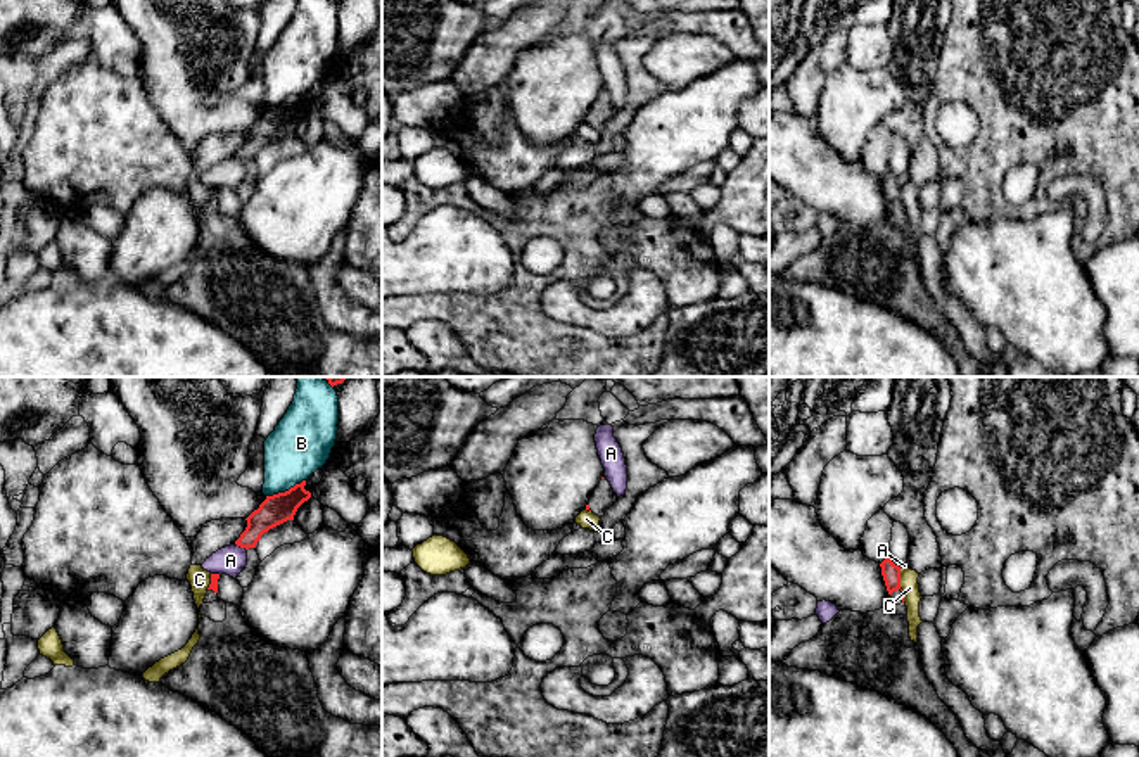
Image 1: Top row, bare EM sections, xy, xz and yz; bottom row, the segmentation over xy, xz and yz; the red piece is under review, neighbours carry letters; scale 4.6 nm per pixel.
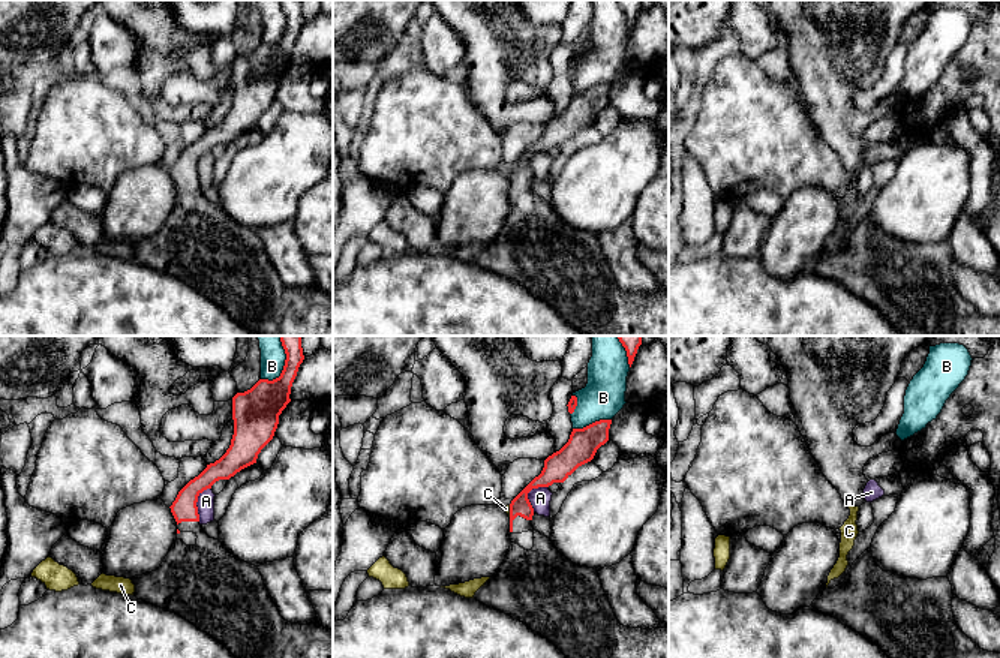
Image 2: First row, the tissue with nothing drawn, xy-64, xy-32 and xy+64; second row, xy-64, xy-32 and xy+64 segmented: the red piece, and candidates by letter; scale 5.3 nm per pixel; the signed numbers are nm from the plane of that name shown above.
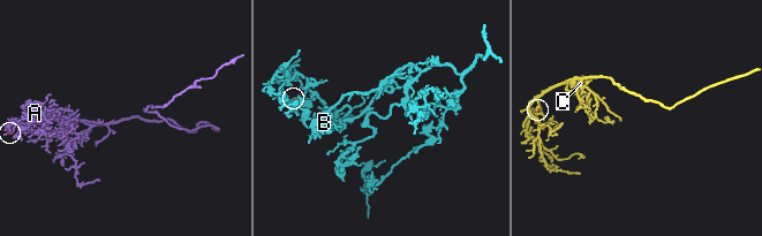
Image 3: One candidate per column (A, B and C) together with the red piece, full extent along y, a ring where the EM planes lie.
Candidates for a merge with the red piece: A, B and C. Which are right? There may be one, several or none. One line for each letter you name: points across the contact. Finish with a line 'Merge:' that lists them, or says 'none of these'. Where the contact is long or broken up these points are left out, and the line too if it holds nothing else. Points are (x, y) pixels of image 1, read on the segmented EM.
Merge: none of these

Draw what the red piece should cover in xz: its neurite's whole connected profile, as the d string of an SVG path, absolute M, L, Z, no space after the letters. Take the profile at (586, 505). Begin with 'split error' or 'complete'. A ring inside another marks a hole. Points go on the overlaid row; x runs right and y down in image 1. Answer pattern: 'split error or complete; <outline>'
split error; M603 475L598 487L591 494L586 510L591 510L595 515L603 517L605 512L617 501L617 494L614 493L610 482Z

